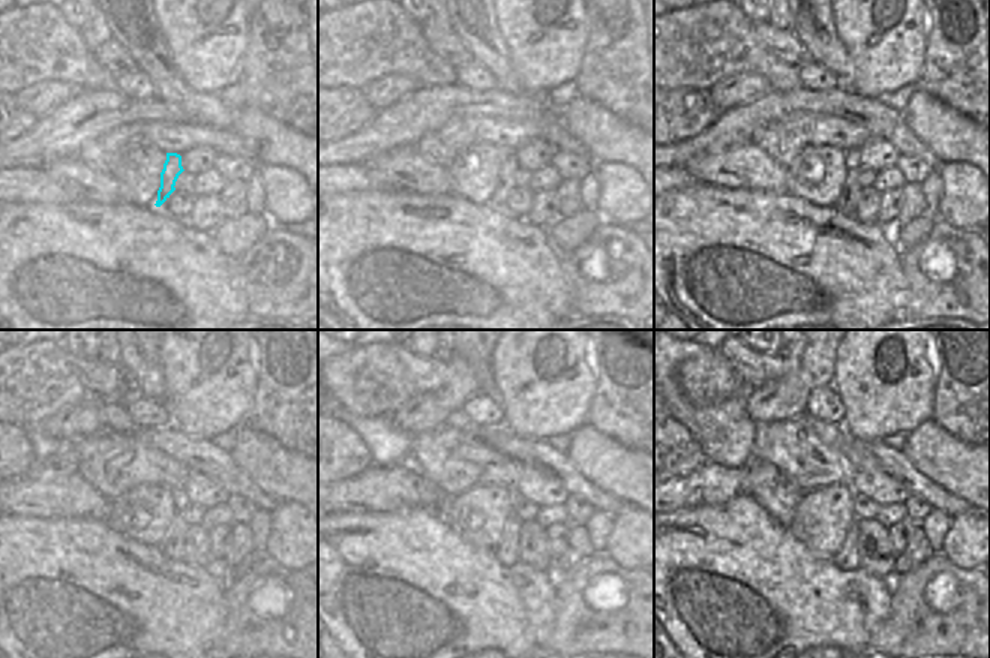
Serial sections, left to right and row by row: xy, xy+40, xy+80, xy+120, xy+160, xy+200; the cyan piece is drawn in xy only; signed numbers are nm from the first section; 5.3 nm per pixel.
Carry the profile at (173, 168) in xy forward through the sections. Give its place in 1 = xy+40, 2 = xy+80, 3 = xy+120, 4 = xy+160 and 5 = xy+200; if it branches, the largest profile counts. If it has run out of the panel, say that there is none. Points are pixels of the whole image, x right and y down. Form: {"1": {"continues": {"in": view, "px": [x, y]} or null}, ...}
{"1": {"continues": {"in": "xy+40", "px": [509, 168]}}, "2": {"continues": {"in": "xy+80", "px": [846, 203]}}, "3": {"continues": {"in": "xy+120", "px": [173, 544]}}, "4": {"continues": {"in": "xy+160", "px": [507, 550]}}, "5": {"continues": {"in": "xy+200", "px": [846, 558]}}}

